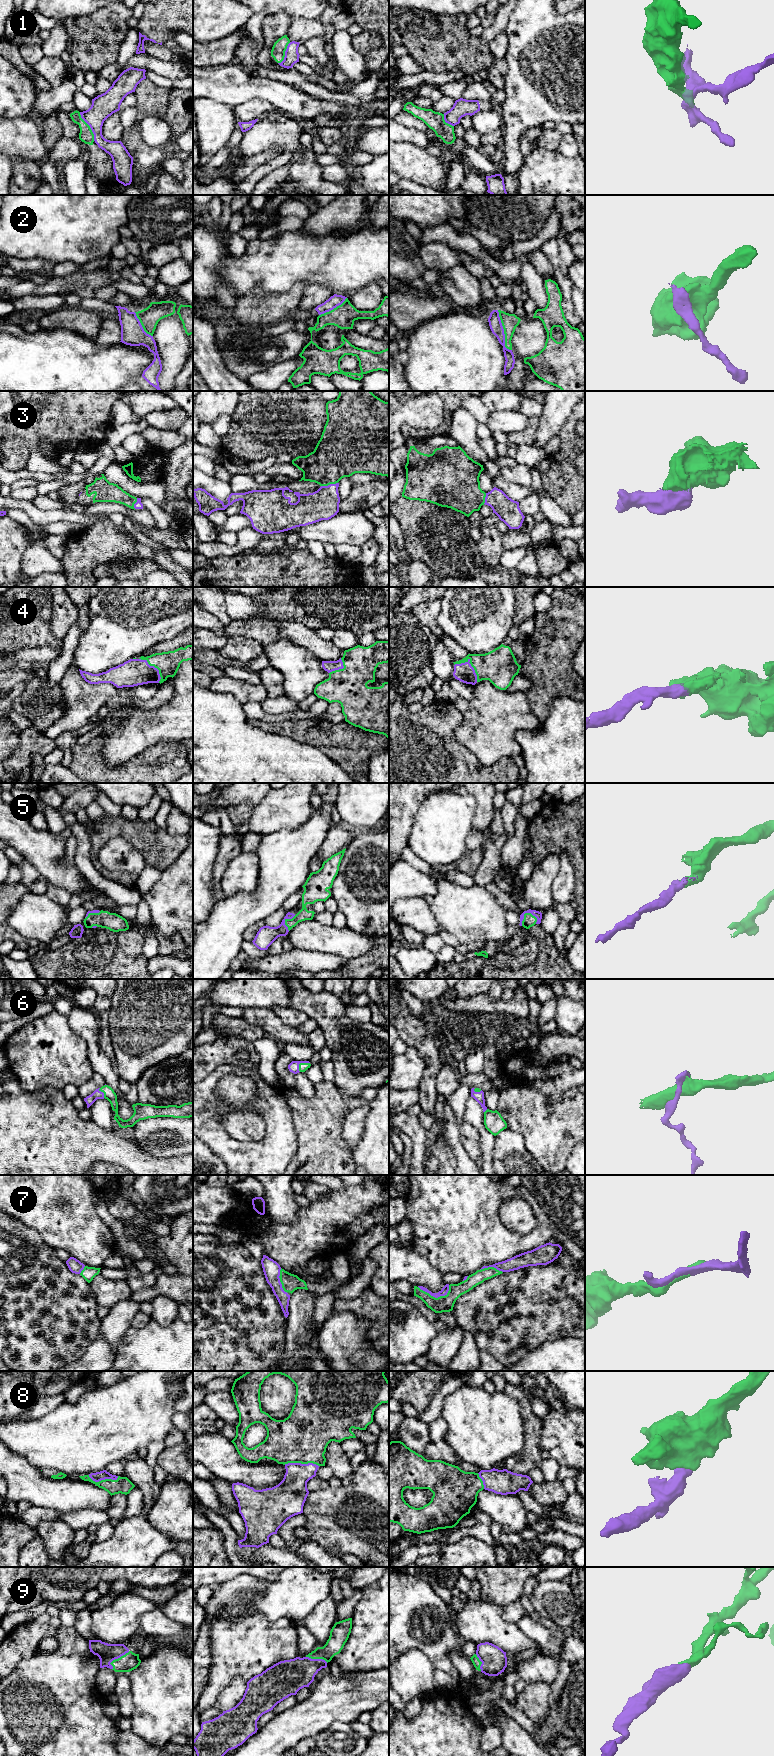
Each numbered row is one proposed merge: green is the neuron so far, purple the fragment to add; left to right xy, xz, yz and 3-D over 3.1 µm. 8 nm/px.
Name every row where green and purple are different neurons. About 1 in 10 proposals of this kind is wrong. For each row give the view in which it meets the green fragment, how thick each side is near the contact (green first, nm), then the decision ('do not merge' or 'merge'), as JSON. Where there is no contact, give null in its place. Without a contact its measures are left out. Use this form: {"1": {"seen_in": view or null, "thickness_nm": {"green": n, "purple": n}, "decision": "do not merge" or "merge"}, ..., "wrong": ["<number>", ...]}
{"1": {"seen_in": "xy", "thickness_nm": {"green": 120, "purple": 190}, "decision": "do not merge"}, "2": {"seen_in": "yz", "thickness_nm": {"green": 130, "purple": 100}, "decision": "do not merge"}, "3": {"seen_in": "xz", "thickness_nm": {"green": 380, "purple": 260}, "decision": "merge"}, "4": {"seen_in": "yz", "thickness_nm": {"green": 280, "purple": 160}, "decision": "merge"}, "5": {"seen_in": "yz", "thickness_nm": {"green": 100, "purple": 60}, "decision": "merge"}, "6": {"seen_in": "xz", "thickness_nm": {"green": 70, "purple": 90}, "decision": "merge"}, "7": {"seen_in": "yz", "thickness_nm": {"green": 130, "purple": 60}, "decision": "merge"}, "8": {"seen_in": "xz", "thickness_nm": {"green": 400, "purple": 240}, "decision": "merge"}, "9": {"seen_in": "xy", "thickness_nm": {"green": 140, "purple": 150}, "decision": "merge"}, "wrong": ["1", "2"]}

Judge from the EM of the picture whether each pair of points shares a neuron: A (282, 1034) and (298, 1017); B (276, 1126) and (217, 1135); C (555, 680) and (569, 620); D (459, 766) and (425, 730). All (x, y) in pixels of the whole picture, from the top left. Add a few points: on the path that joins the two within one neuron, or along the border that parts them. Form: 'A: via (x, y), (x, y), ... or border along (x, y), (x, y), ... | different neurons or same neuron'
A: border along (272, 1010), (285, 1024), (297, 1028) | different neurons
B: via (267, 1143), (263, 1147), (234, 1147) | same neuron
C: via (555, 665), (555, 640), (557, 635) | same neuron
D: via (451, 757), (433, 739) | same neuron

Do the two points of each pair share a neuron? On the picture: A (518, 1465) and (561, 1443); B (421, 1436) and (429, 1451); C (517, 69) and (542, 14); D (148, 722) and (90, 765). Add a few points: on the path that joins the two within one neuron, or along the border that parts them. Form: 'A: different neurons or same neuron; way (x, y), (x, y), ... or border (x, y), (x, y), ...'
A: different neurons; border (541, 1430), (539, 1453), (542, 1459)
B: different neurons; border (430, 1440), (422, 1455)
C: same neuron; way (517, 55), (517, 52), (535, 34), (535, 28)
D: different neurons; border (99, 735), (102, 758), (125, 763)

